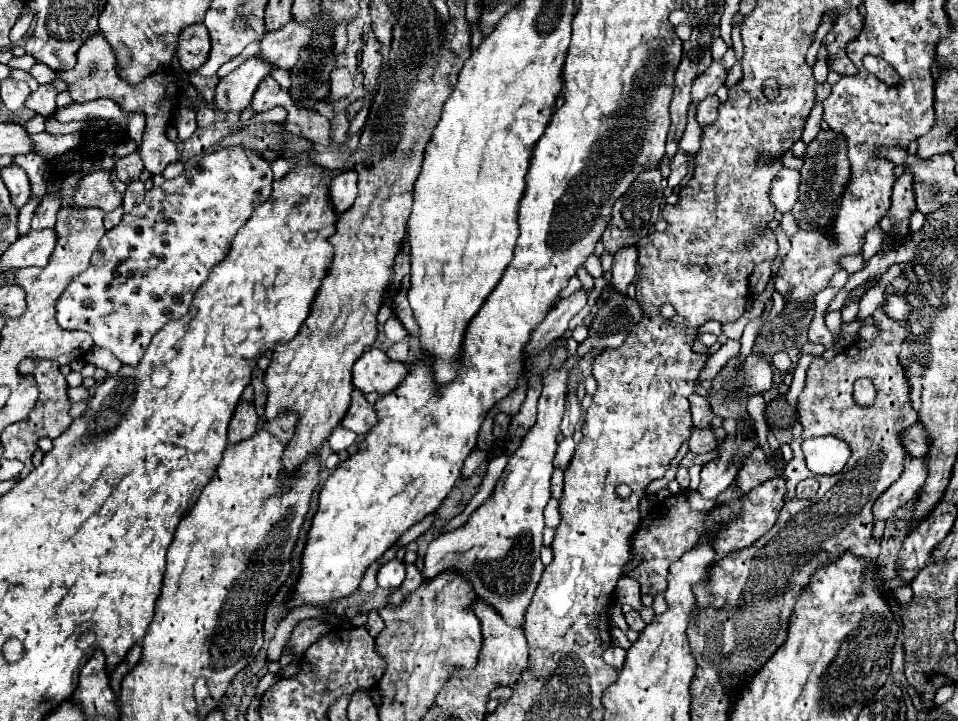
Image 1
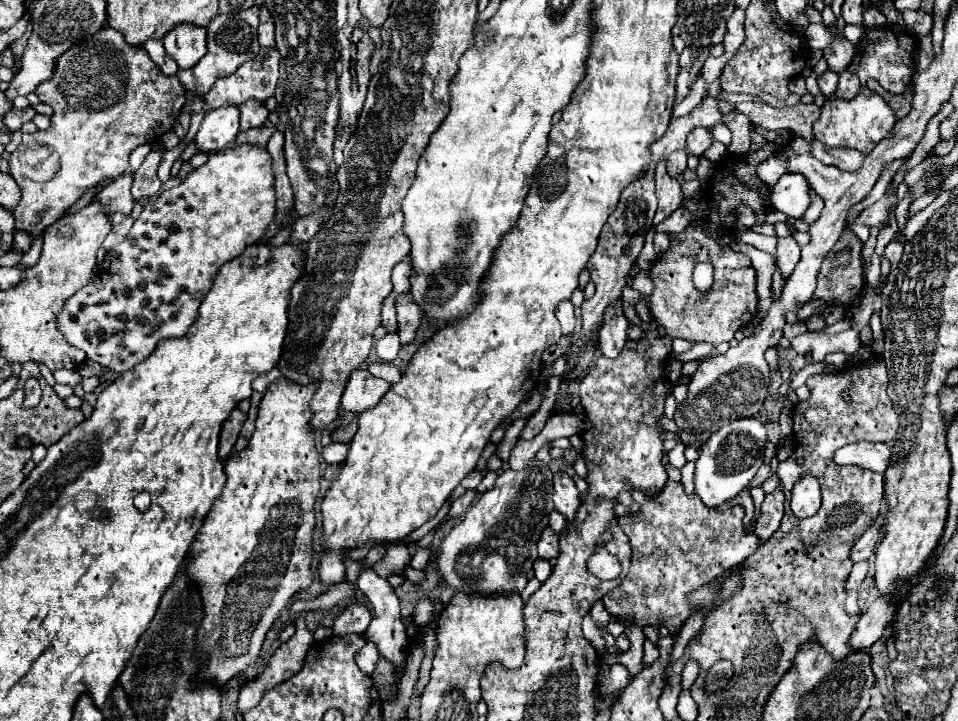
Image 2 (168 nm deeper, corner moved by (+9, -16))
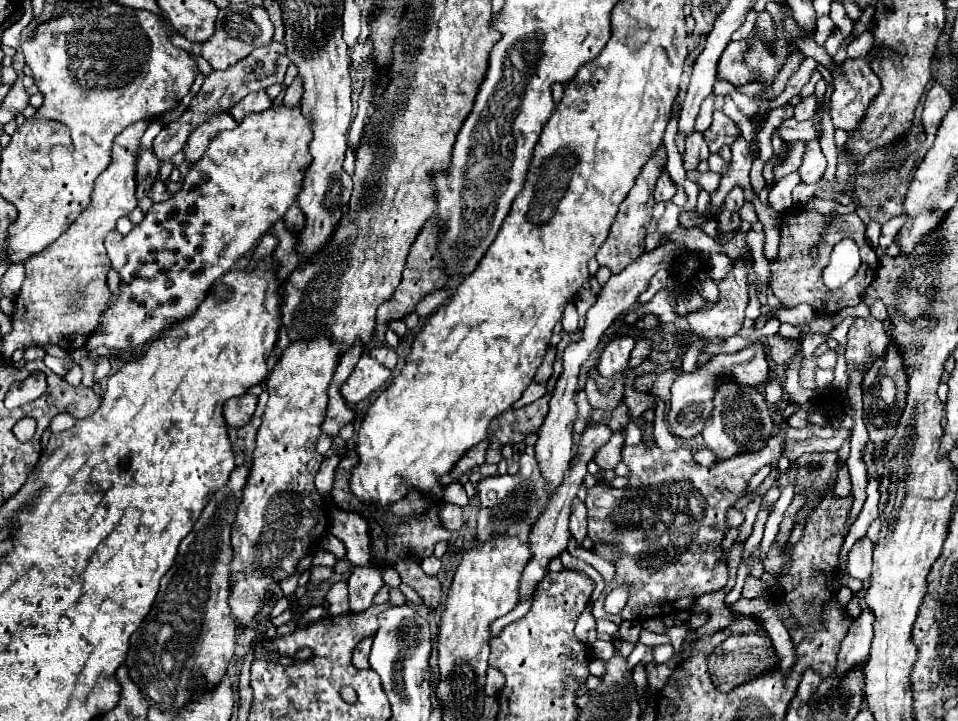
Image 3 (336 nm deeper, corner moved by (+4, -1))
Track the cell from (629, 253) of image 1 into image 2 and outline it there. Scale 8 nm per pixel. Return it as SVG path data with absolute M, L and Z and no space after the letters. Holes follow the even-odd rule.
M622 300L612 302L604 312L604 324L600 328L600 354L606 358L616 358L626 344L628 320L622 310Z

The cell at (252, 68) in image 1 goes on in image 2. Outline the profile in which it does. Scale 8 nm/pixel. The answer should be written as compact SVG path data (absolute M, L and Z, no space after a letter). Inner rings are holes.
M234 104L220 106L204 114L200 130L196 134L198 150L216 152L226 148L240 130L240 110Z

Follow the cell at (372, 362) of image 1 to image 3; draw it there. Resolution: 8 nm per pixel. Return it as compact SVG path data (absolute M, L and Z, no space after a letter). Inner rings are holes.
M367 353L361 355L359 363L355 365L353 373L347 377L347 381L341 385L341 395L347 403L355 405L369 397L375 389L379 389L391 371L383 365L379 365L375 359L371 359Z

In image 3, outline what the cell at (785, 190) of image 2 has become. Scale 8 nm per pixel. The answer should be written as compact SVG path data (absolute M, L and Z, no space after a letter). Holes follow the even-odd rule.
M807 141L805 143L805 157L803 157L803 165L799 169L799 175L803 179L803 185L815 185L821 181L823 171L825 171L825 155L821 153L819 141Z

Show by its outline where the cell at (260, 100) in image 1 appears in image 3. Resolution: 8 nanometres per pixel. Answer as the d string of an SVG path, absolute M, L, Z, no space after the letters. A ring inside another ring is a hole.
M259 91L259 93L249 93L249 95L247 95L243 101L239 101L239 105L235 105L229 113L231 113L231 117L233 117L237 123L241 123L247 113L259 113L259 111L265 111L265 109L269 109L269 107L271 107L271 99L267 97L265 91Z

